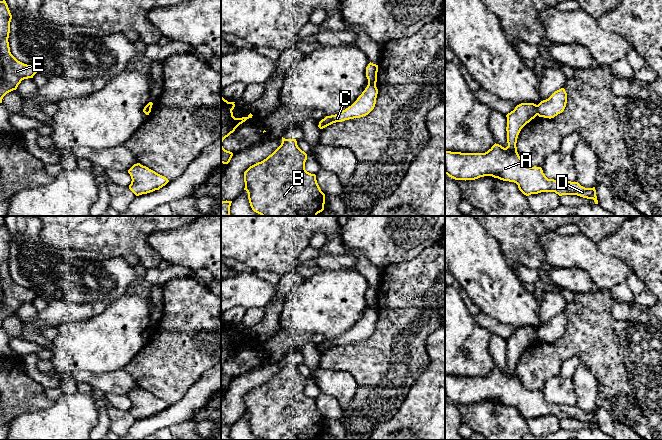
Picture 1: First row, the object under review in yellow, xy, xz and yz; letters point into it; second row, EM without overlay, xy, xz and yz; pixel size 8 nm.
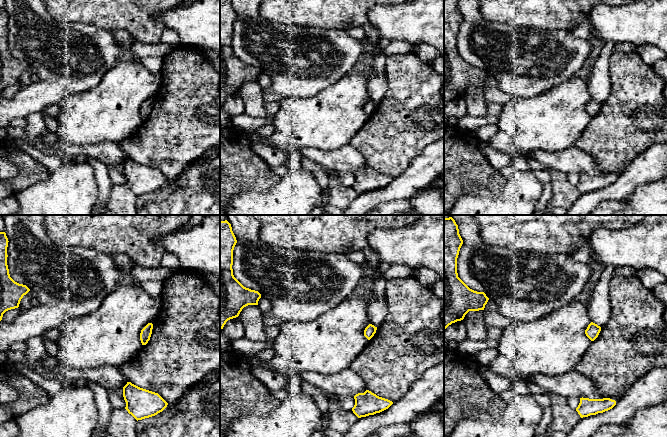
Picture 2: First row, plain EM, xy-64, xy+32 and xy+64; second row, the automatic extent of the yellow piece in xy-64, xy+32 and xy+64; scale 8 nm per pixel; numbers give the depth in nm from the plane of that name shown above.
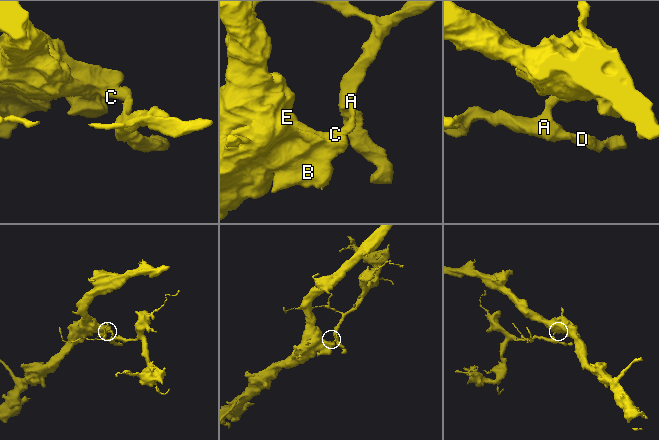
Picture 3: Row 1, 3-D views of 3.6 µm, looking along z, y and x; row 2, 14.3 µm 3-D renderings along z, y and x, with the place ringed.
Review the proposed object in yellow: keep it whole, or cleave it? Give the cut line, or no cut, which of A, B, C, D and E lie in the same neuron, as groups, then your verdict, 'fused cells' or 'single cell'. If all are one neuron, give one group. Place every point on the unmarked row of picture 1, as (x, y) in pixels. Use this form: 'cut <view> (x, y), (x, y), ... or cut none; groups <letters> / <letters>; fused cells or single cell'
cut yz (536, 329), (537, 338); groups A D / B C E; fused cells

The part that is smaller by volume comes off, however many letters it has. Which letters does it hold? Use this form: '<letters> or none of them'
A, D

